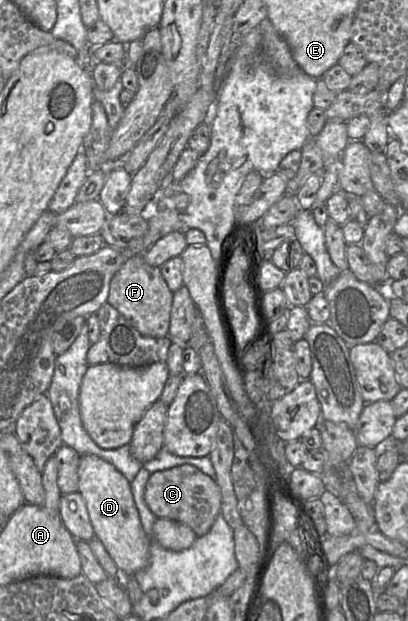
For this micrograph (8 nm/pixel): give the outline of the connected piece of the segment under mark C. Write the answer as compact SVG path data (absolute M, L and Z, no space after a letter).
M190 464L151 473L146 483L144 500L157 518L187 525L198 537L209 532L221 513L221 490L218 484Z

